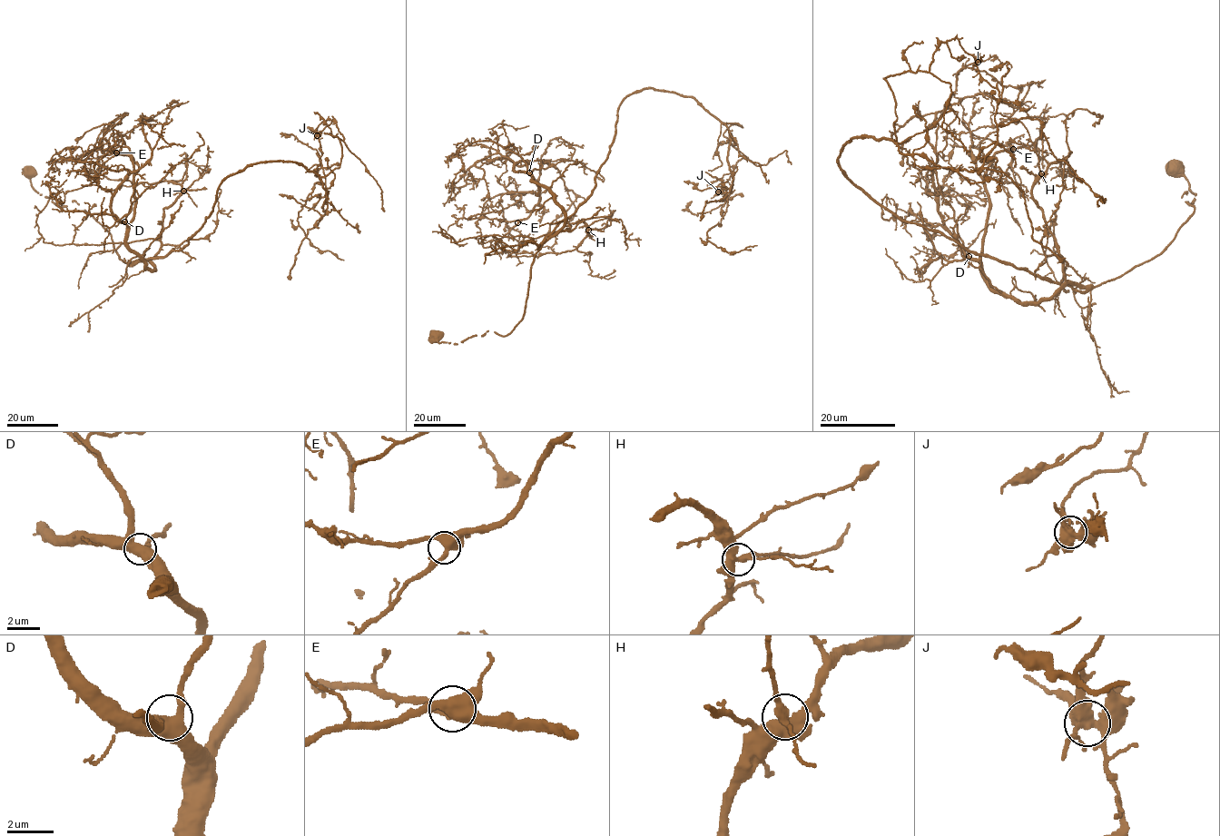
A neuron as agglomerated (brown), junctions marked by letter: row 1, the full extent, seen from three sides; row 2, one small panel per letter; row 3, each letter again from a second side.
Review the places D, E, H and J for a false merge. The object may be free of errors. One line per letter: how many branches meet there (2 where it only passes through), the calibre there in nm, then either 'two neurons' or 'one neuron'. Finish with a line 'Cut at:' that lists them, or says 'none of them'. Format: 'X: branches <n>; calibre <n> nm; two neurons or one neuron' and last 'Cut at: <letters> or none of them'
D: branches 4; calibre 480 nm; one neuron
E: branches 4; calibre 480 nm; one neuron
H: branches 5; calibre 480 nm; one neuron
J: branches 5; calibre 500 nm; two neurons
Cut at: J

